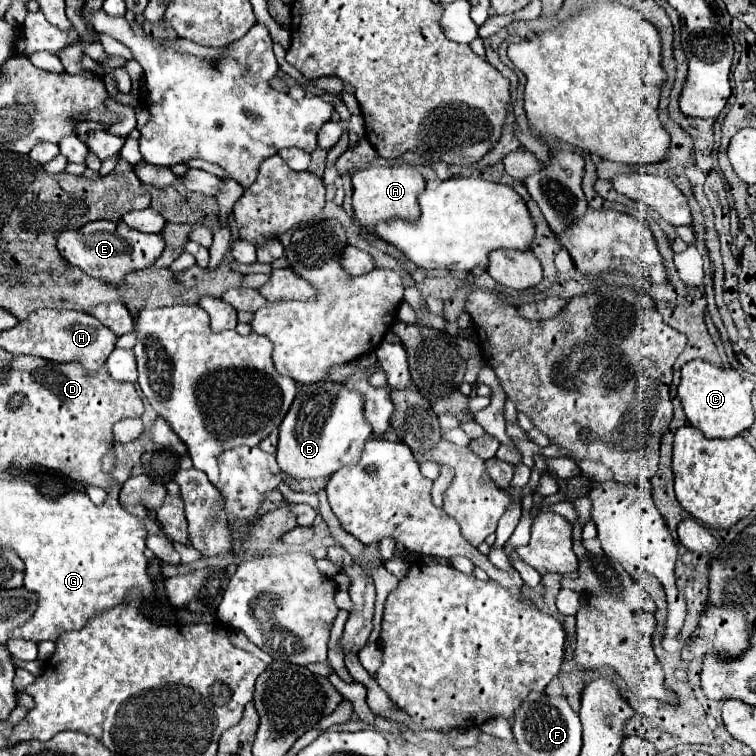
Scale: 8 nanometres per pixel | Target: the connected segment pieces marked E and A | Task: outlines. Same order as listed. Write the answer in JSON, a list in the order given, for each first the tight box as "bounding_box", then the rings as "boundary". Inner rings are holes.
[{"bounding_box":[57,220,165,292],"boundary":[[[97,220],[93,224],[85,224],[85,228],[79,228],[77,232],[63,232],[57,240],[57,248],[69,264],[81,268],[91,278],[97,278],[115,290],[129,292],[125,274],[151,266],[165,250],[165,240],[161,234],[143,234],[123,222]]]},{"bounding_box":[351,164,425,232],"boundary":[[[371,164],[363,170],[355,170],[351,180],[353,180],[355,216],[369,232],[377,222],[383,222],[389,218],[413,220],[419,216],[417,194],[425,190],[425,178],[417,172],[417,168],[409,164],[387,164],[387,166]]]}]

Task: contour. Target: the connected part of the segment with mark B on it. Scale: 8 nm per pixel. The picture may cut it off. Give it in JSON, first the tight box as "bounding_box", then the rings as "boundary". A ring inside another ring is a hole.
{"bounding_box":[277,380,373,478],"boundary":[[[323,380],[301,386],[279,426],[277,462],[281,470],[293,478],[321,478],[331,476],[337,468],[355,464],[361,456],[363,444],[373,434],[365,420],[363,406],[363,394],[339,382]]]}

